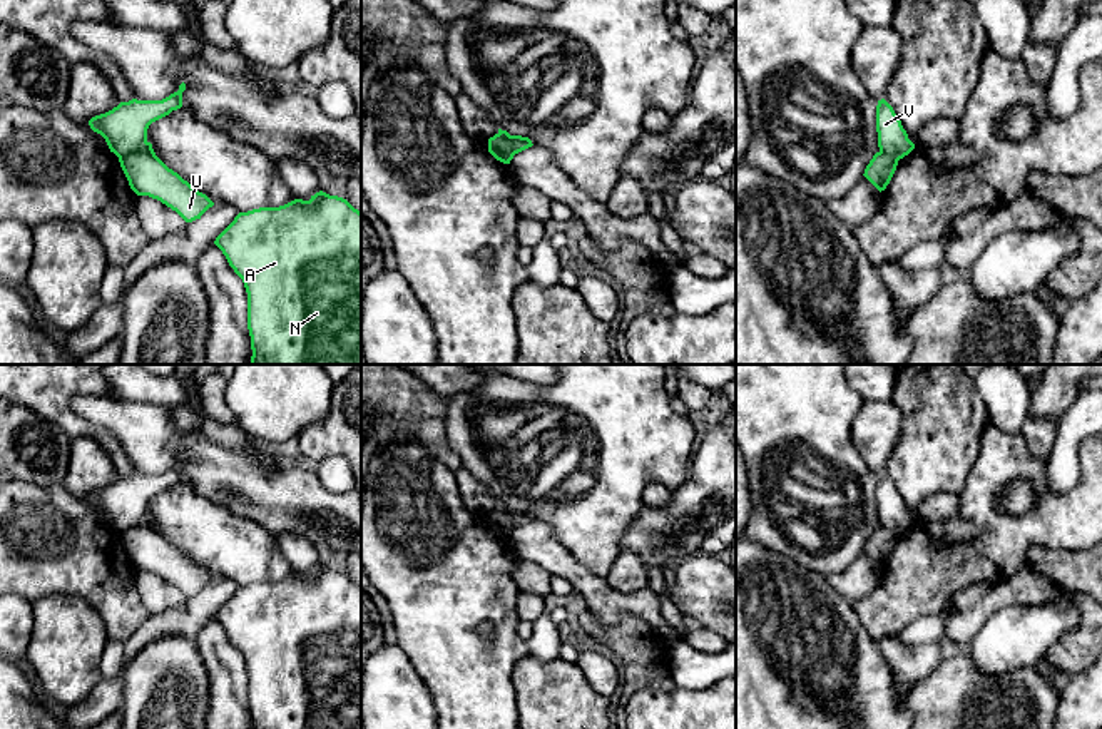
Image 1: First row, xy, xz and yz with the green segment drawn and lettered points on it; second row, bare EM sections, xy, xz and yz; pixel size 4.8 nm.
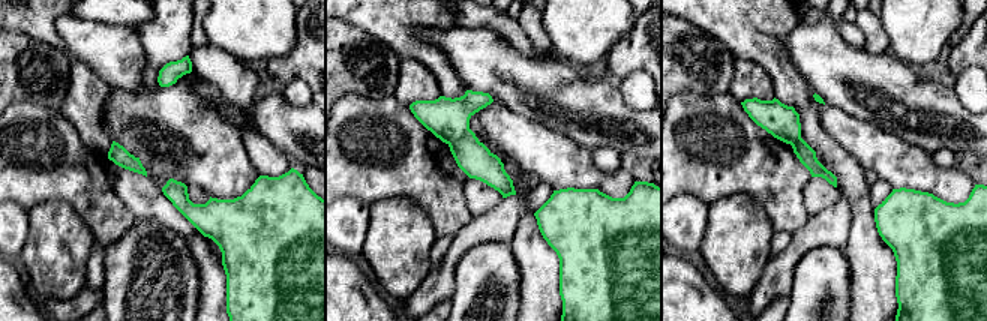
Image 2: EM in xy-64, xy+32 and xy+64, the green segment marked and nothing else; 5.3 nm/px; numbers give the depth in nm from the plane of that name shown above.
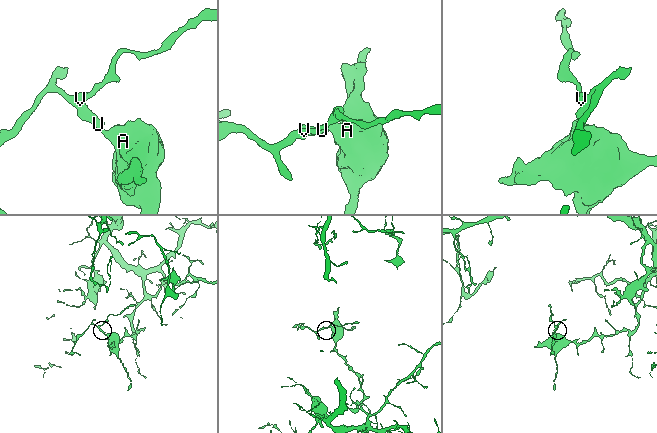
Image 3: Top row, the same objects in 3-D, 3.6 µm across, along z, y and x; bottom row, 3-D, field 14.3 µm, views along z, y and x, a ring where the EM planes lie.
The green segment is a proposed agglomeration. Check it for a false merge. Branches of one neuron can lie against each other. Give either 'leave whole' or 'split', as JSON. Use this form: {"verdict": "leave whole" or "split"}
{"verdict": "split"}

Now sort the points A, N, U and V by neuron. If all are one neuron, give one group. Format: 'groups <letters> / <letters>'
groups A N U / V

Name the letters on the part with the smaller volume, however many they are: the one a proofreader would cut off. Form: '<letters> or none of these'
V

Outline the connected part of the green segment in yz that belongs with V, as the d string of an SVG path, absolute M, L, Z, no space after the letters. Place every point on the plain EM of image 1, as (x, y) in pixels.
M885 473L878 475L876 480L876 507L880 525L896 532L898 535L915 523L915 518L908 513L900 492Z

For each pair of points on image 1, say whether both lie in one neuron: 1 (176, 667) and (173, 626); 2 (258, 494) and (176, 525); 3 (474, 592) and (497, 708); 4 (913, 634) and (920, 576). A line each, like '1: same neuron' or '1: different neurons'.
1: different neurons
2: different neurons
3: same neuron
4: different neurons

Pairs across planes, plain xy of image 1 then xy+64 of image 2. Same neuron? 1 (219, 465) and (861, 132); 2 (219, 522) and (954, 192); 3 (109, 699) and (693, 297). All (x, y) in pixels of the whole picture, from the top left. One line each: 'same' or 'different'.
1: different
2: same
3: different

